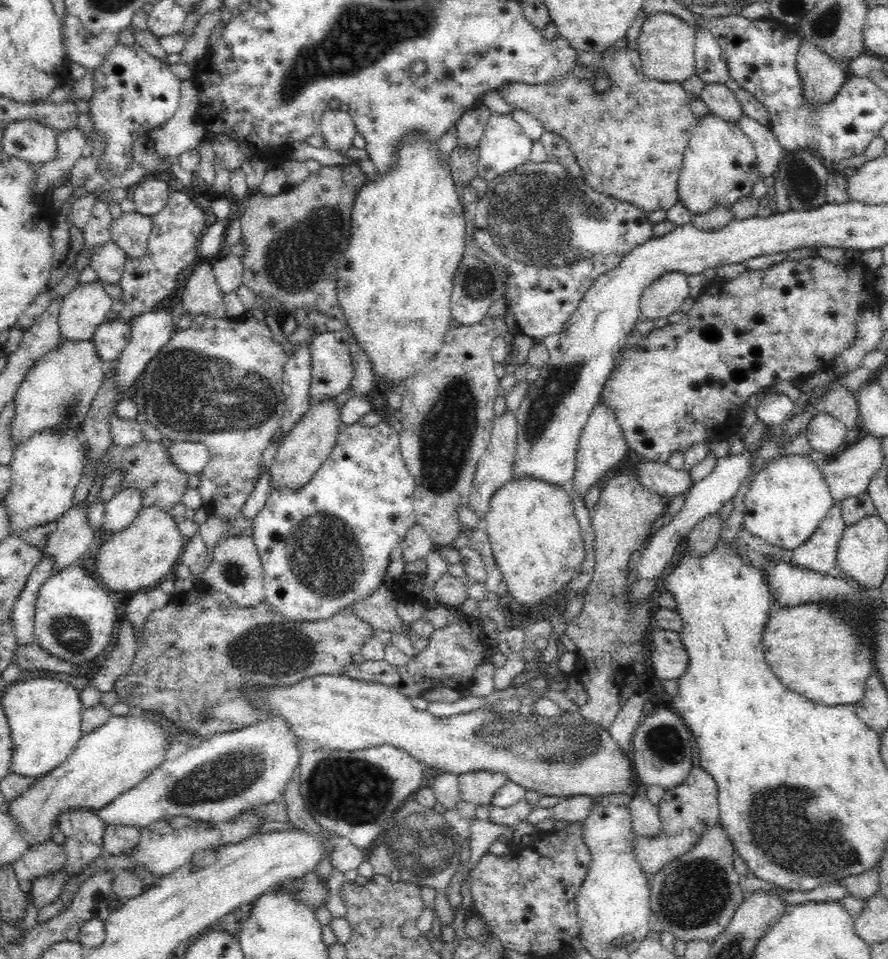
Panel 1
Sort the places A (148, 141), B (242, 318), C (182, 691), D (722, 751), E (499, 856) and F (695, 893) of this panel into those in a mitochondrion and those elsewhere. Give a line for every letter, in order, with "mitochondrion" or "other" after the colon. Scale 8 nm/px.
A: other
B: other
C: other
D: other
E: other
F: mitochondrion

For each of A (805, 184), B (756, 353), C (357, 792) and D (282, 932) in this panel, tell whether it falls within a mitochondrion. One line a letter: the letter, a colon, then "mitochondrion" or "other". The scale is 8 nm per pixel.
A: mitochondrion
B: other
C: mitochondrion
D: other

